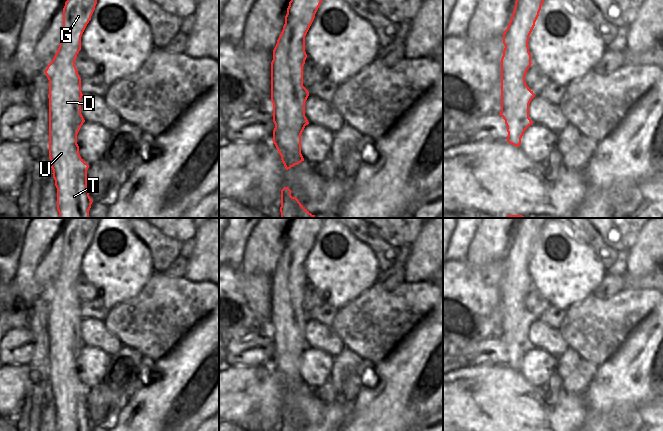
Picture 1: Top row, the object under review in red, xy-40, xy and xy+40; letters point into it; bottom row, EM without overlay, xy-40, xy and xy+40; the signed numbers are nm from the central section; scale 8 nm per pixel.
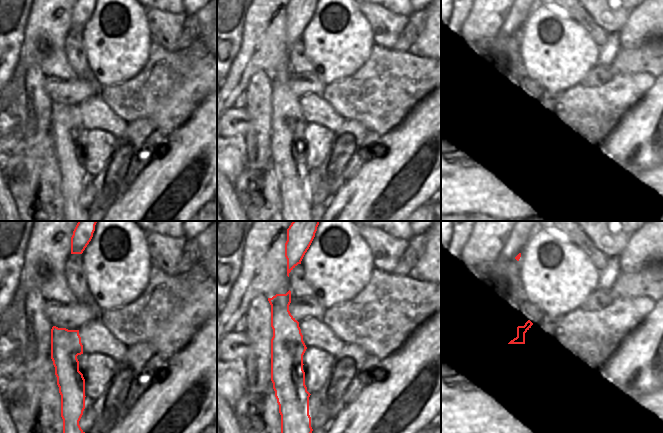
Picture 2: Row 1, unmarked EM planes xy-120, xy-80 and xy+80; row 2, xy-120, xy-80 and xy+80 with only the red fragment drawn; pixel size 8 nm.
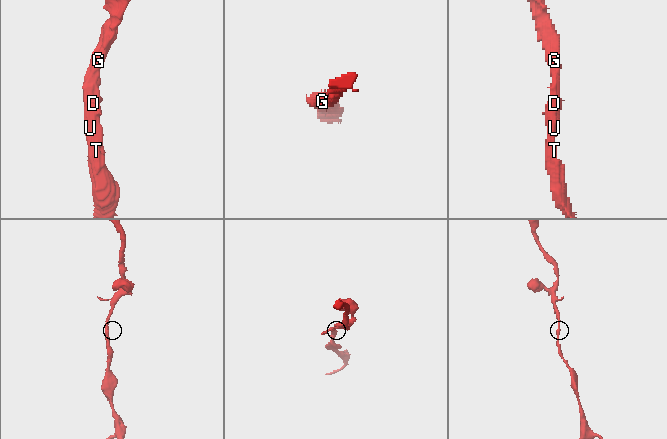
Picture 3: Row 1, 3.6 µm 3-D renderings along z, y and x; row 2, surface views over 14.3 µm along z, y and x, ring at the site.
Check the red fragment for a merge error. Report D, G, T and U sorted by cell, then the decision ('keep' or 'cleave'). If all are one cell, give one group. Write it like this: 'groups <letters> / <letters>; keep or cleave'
groups D G T U; keep

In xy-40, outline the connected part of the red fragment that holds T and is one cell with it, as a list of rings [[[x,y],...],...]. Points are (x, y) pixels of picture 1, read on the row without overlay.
[[[71,218],[63,232],[63,254],[59,272],[44,295],[49,304],[49,382],[57,412],[57,431],[91,431],[87,412],[89,389],[81,382],[77,358],[85,346],[81,338],[81,302],[75,290],[81,260],[91,244],[100,218]]]

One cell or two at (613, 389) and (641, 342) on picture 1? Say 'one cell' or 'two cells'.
one cell

